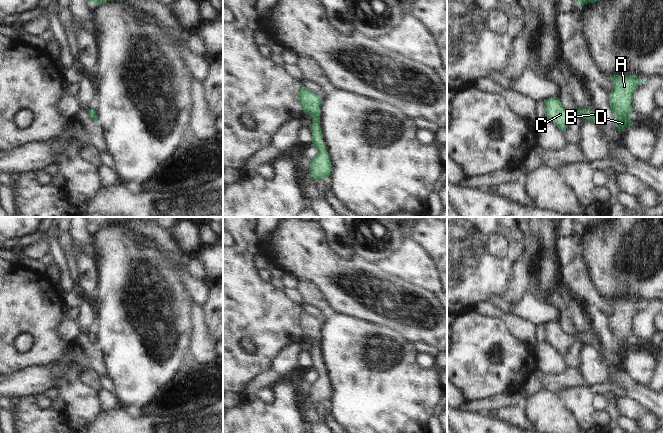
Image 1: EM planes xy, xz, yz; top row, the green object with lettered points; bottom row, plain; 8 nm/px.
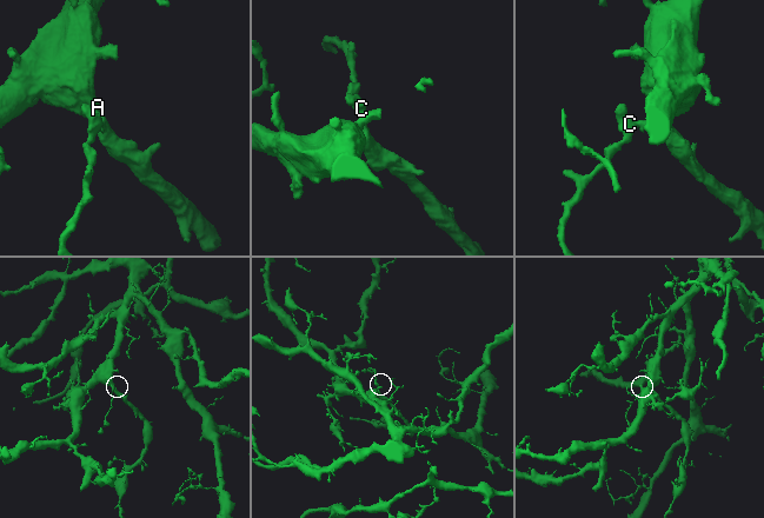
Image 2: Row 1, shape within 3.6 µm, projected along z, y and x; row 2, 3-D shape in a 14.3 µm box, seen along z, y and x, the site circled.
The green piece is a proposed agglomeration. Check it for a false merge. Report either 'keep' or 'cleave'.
keep

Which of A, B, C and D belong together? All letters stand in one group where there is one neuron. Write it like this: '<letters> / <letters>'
A B C D

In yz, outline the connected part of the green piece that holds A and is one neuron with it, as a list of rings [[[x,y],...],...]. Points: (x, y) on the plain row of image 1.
[[[610,299],[614,313],[609,317],[609,329],[614,338],[617,355],[633,349],[629,339],[633,336],[632,323],[636,312],[645,304],[636,299]]]

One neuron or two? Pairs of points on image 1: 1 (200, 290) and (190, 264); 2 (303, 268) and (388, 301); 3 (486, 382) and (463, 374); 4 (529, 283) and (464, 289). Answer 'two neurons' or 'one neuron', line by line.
1: two neurons
2: one neuron
3: one neuron
4: two neurons

